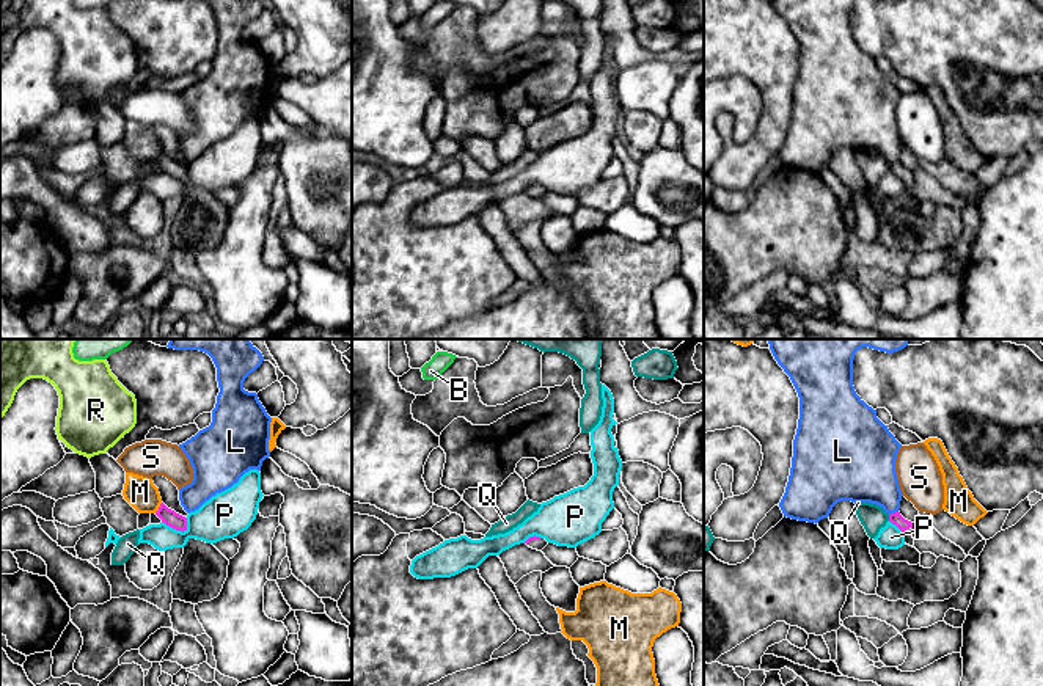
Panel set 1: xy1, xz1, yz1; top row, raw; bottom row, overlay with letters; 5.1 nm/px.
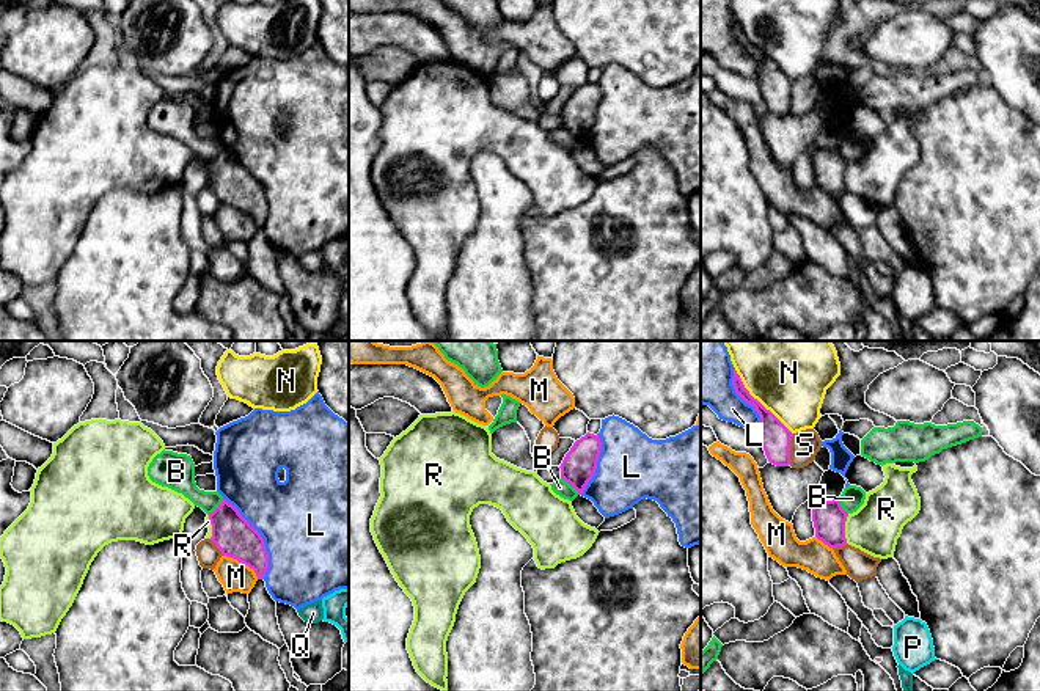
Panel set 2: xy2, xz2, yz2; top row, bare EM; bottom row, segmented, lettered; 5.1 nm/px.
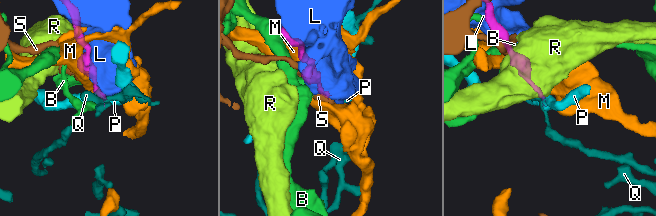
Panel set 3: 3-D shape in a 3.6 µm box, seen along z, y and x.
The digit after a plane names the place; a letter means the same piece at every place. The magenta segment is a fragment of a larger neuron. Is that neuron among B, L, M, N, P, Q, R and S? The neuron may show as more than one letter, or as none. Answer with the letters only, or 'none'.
none

